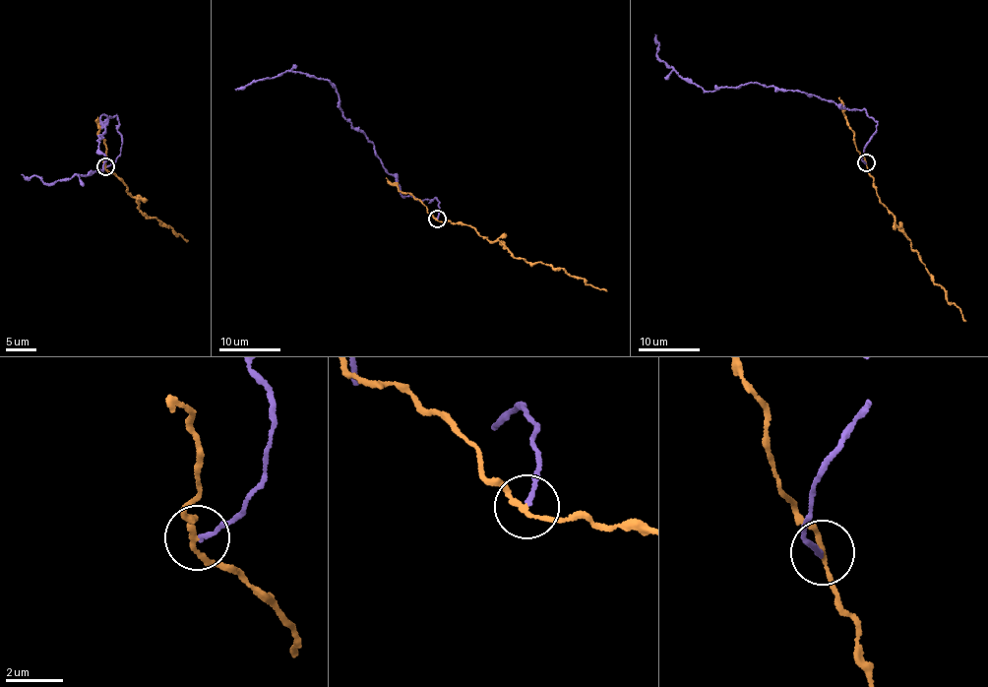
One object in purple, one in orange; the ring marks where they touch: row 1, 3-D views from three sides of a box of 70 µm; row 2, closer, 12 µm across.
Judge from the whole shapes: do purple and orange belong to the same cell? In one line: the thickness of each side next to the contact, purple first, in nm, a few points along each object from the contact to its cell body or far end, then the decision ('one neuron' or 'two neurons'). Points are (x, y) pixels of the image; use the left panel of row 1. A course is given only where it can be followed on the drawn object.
140/140 nm | purple via (106, 167), (122, 140), (118, 120), (103, 114), (101, 170), (47, 184), (21, 174) | orange via (106, 166), (140, 204), (139, 211), (167, 225), (187, 241) | two neurons

